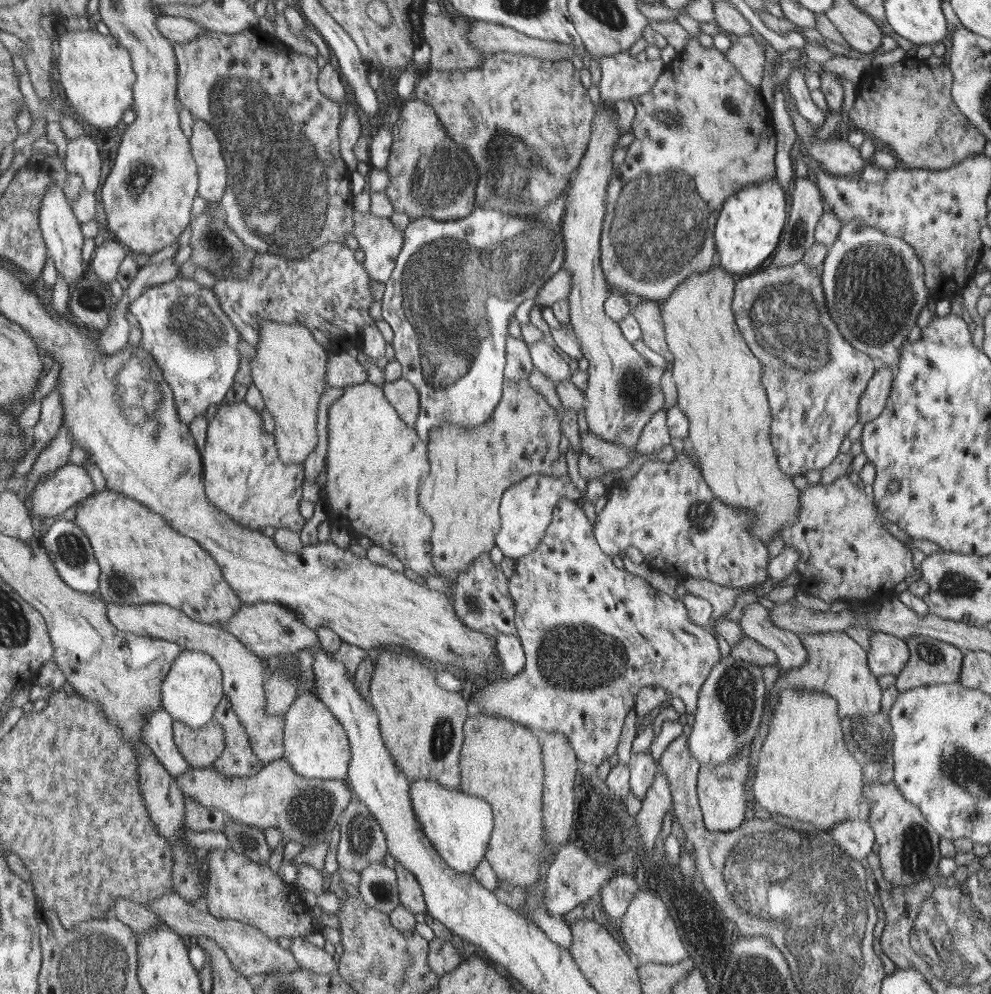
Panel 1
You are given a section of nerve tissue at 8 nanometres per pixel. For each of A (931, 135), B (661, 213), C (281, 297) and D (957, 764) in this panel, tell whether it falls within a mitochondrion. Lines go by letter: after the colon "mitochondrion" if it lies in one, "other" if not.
A: other
B: mitochondrion
C: other
D: mitochondrion

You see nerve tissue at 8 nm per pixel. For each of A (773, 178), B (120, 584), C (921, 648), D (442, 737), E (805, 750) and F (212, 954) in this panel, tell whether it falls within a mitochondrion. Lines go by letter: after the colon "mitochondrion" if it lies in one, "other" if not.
A: other
B: mitochondrion
C: mitochondrion
D: mitochondrion
E: other
F: other

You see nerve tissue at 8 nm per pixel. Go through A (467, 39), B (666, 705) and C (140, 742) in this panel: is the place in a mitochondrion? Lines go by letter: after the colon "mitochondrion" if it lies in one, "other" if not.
A: other
B: other
C: other

